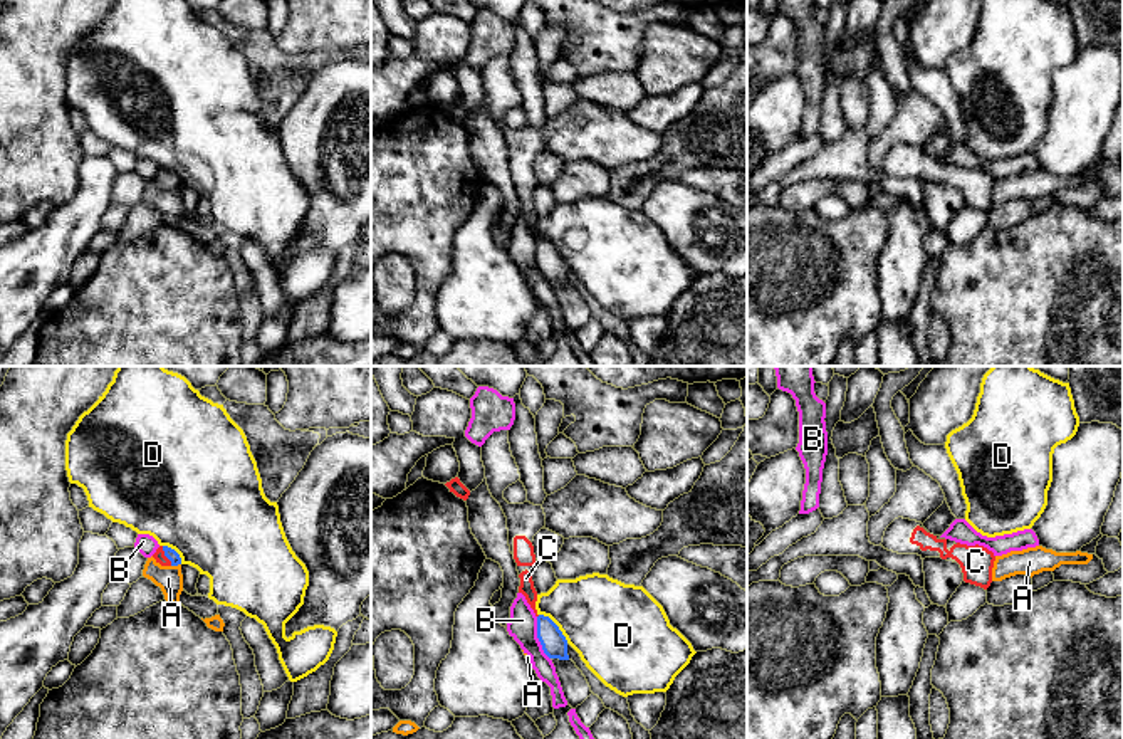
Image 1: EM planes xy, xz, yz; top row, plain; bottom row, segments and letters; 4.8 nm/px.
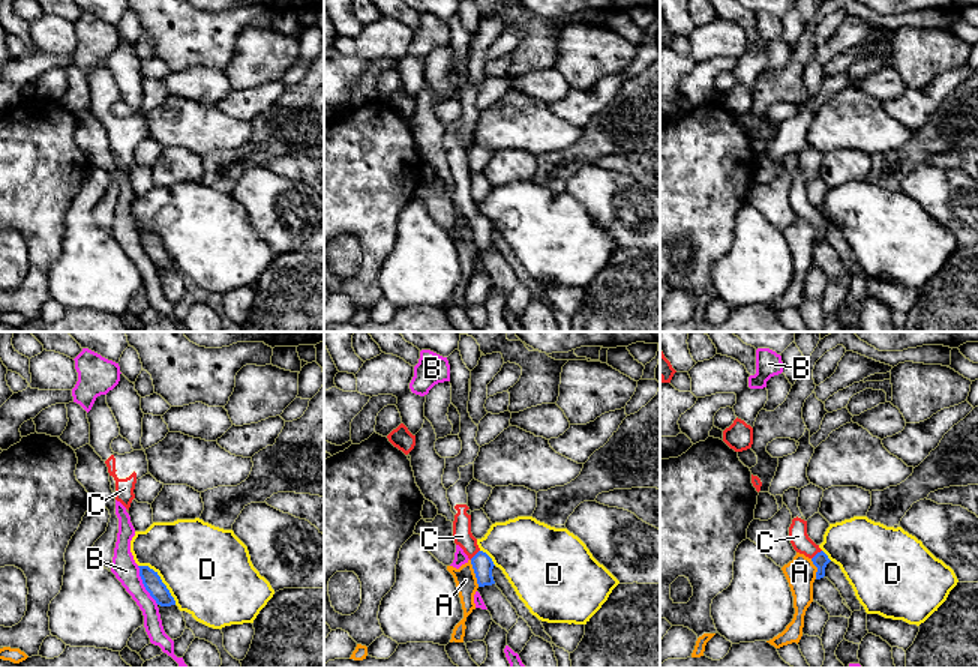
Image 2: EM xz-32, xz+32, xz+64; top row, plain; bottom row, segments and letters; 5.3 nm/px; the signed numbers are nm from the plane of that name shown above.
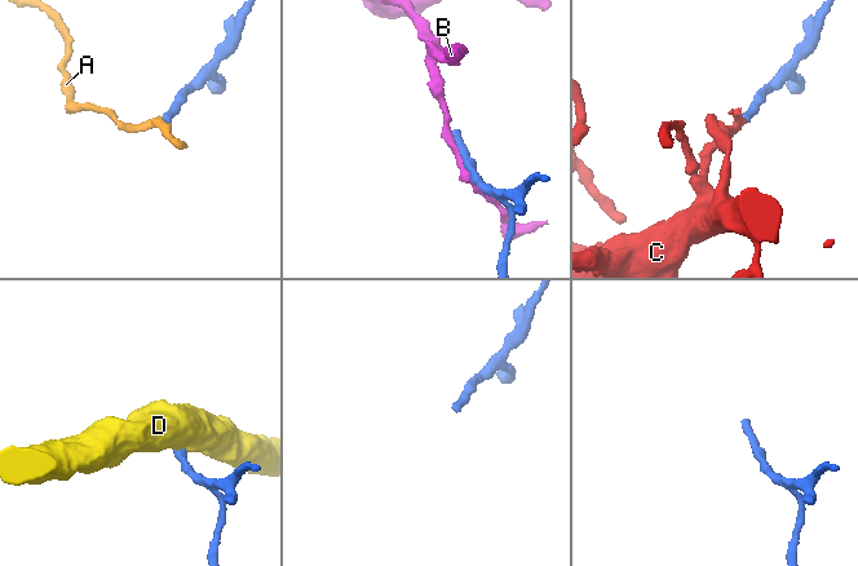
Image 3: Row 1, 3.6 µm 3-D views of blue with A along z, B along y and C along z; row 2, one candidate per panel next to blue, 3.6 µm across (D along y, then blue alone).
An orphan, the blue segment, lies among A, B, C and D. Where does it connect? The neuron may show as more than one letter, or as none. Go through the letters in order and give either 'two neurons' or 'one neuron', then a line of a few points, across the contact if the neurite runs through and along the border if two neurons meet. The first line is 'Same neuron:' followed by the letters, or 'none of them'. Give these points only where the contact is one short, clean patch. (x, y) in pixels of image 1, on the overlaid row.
Same neuron: C
A: two neurons; line xy (180, 563), (172, 566)
B: two neurons
C: one neuron; line xy (172, 555), (167, 556), (160, 556)
D: two neurons

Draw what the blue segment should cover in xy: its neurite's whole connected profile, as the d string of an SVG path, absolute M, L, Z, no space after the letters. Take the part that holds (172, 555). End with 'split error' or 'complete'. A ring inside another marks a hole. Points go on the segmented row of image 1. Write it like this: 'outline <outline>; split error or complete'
outline M159 546L156 549L156 553L153 554L153 558L161 566L178 566L178 564L181 564L180 554L175 549L168 548L168 546Z; split error

